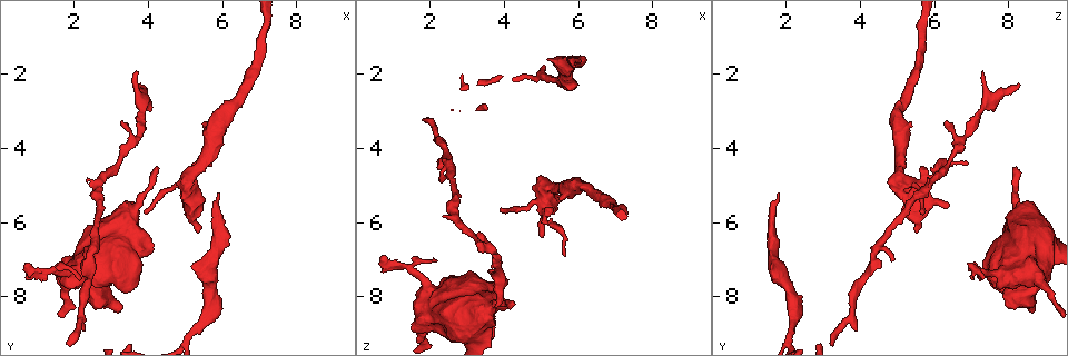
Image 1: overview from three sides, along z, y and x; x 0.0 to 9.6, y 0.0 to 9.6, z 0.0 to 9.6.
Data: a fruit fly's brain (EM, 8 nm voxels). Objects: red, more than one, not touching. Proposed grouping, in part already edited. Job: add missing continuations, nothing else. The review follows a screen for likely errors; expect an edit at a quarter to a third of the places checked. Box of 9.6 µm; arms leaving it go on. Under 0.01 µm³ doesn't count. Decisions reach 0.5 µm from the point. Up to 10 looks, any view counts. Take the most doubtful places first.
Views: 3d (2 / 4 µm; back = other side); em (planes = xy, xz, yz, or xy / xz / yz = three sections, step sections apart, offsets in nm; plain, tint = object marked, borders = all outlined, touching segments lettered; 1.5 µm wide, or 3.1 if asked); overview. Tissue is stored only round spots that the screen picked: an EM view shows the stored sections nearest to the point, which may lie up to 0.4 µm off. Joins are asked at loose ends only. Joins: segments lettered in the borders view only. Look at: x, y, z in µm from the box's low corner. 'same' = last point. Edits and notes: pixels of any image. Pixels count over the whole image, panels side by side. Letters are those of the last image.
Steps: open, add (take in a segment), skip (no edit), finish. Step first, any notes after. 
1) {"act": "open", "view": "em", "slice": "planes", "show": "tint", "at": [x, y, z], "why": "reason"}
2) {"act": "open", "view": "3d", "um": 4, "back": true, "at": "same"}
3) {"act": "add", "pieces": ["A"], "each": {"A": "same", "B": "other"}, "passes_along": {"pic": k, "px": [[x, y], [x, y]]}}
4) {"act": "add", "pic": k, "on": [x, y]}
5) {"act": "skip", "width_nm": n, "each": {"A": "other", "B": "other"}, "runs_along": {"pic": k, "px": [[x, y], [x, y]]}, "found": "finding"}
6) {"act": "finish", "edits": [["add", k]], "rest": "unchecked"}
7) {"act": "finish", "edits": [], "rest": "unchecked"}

{"act": "open", "view": "3d", "um": 4, "back": true, "at": [4.30, 4.60, 8.30], "why": "tapers out"}

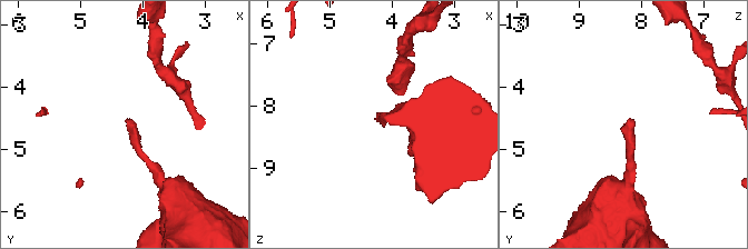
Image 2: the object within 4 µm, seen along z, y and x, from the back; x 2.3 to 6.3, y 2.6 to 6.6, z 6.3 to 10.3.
{"act": "open", "view": "em", "slice": "planes", "show": "borders", "at": [4.30, 4.55, 8.20]}

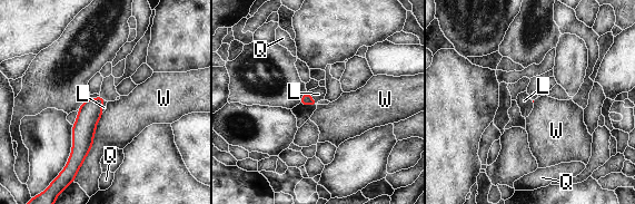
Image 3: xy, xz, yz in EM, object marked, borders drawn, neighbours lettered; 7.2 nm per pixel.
{"act": "add", "pieces": ["L"], "each": {"L": "same", "Q": "other", "W": "other"}, "passes_along": {"pic": 3, "px": [[306, 99], [310, 97], [318, 94]]}, "found": "the neuron continues"}

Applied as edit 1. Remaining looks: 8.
{"act": "open", "view": "em", "slice": "planes", "show": "borders", "at": [2.35, 7.10, 4.75], "why": "tapers out"}

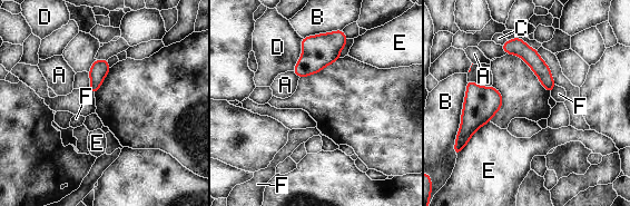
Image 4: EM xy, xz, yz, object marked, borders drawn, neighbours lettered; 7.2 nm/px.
{"act": "skip", "each": {"A": "other", "B": "other", "C": "other", "D": "other", "E": "other", "F": "other"}, "runs_along": {"pic": 4, "px": [[510, 42], [541, 69], [550, 87]]}, "found": "none of them fits"}

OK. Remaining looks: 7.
{"act": "open", "view": "3d", "um": 4, "at": [2.60, 8.35, 7.95]}

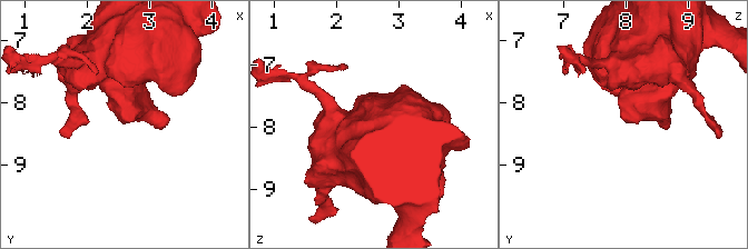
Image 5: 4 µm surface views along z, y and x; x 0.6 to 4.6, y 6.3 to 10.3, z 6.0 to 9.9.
{"act": "open", "view": "em", "slice": "xy", "step": 4, "show": "borders", "at": [2.70, 8.35, 8.00]}

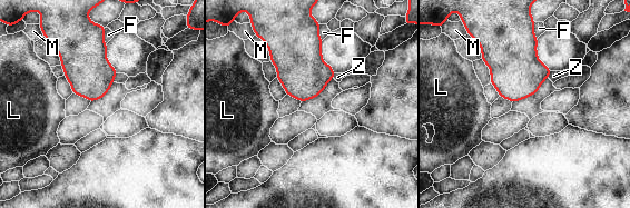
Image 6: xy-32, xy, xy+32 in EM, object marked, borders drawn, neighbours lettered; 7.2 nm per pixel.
{"act": "skip", "each": {"F": "other", "L": "other", "M": "other", "Z": "other"}, "border": {"pic": 6, "px": [[117, 73], [112, 81]]}, "found": "none of them fits"}

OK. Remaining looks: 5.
{"act": "finish", "edits": [["add", 3]], "rest": "unchecked"}

